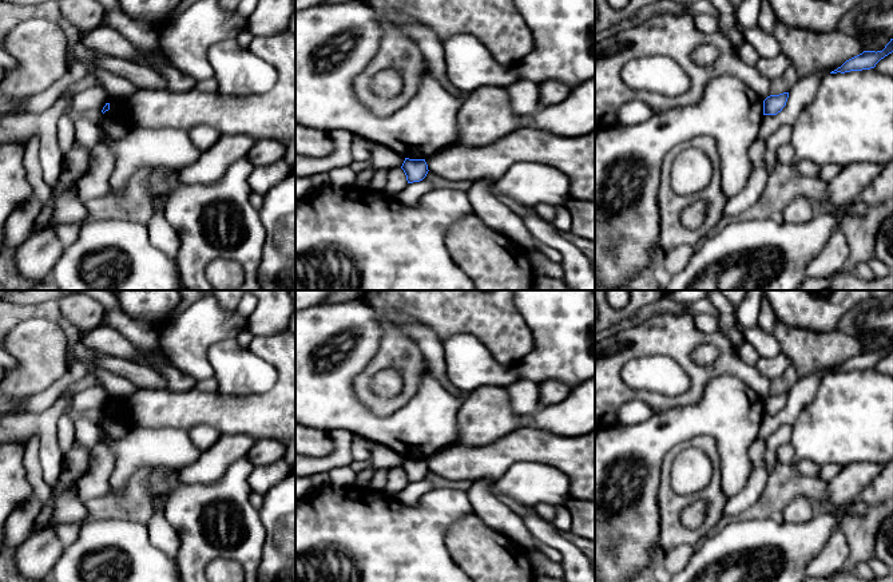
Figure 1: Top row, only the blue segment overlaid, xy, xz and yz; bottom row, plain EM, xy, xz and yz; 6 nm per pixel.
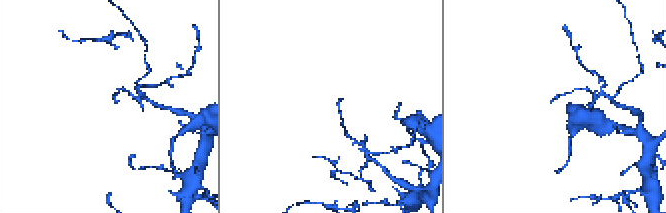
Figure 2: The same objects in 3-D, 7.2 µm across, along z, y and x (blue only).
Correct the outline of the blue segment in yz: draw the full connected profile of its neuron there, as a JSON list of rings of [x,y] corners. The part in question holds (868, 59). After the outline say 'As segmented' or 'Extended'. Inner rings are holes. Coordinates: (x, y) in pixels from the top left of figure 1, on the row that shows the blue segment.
[[[893,39],[885,45],[882,51],[864,51],[862,54],[846,60],[841,67],[832,71],[830,74],[845,74],[850,71],[862,71],[874,68],[876,64],[893,52]]]. As segmented

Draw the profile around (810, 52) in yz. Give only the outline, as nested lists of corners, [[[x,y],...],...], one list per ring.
[[[775,21],[773,35],[798,78],[830,74],[865,51],[856,36],[840,31],[813,32]]]

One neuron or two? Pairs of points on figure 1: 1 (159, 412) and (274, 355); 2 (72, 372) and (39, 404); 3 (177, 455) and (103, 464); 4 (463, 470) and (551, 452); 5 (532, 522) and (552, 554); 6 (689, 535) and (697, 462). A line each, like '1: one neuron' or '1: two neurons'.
1: one neuron
2: one neuron
3: two neurons
4: one neuron
5: two neurons
6: two neurons

